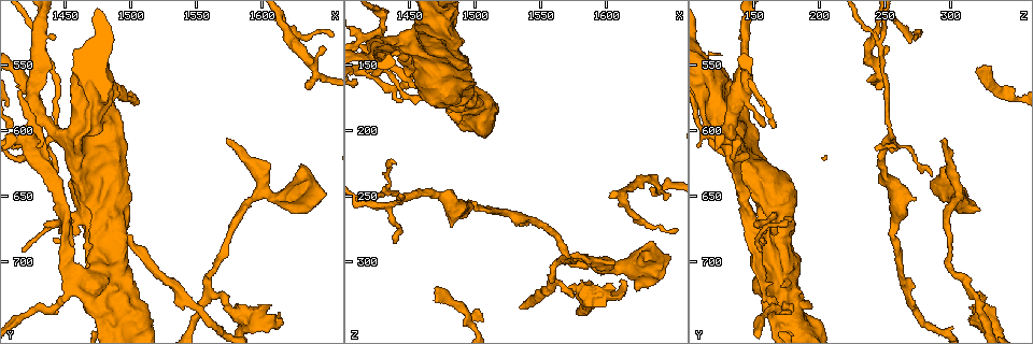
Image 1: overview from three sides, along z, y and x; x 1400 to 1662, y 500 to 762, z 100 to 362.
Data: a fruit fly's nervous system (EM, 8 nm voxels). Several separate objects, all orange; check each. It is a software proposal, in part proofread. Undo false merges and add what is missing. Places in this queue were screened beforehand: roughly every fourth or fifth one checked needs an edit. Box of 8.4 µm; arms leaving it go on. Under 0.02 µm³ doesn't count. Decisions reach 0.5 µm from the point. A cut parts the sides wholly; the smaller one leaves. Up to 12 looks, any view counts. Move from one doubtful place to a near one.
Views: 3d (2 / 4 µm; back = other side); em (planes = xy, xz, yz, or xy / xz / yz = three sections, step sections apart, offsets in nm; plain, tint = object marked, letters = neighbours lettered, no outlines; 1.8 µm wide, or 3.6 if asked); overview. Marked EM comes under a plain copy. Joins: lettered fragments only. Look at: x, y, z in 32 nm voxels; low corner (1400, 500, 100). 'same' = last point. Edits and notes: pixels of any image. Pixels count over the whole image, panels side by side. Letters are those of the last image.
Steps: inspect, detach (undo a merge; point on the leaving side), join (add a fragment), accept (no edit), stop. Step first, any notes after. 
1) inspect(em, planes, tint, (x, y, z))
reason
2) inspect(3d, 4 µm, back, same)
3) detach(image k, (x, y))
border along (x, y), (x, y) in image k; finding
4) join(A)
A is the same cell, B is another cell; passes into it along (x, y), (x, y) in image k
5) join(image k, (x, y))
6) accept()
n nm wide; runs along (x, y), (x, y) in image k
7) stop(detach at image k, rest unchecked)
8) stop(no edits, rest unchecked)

inspect(em, yz, step 4, tint, (1444, 604, 252))
three arms meet

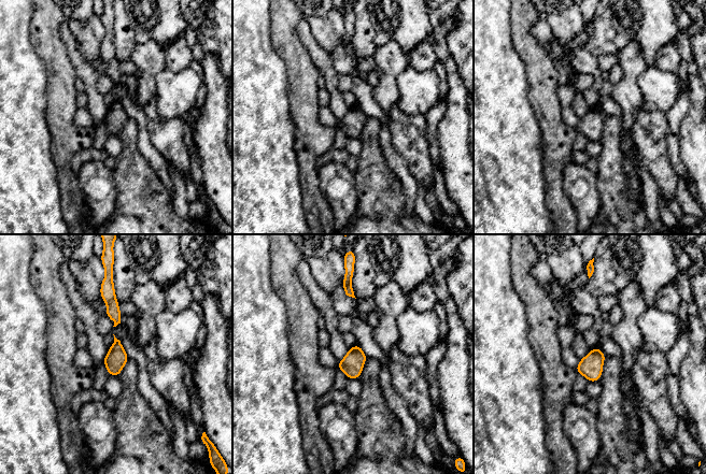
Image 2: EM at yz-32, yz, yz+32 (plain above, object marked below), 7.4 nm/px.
inspect(em, planes, letters, same)
another direction

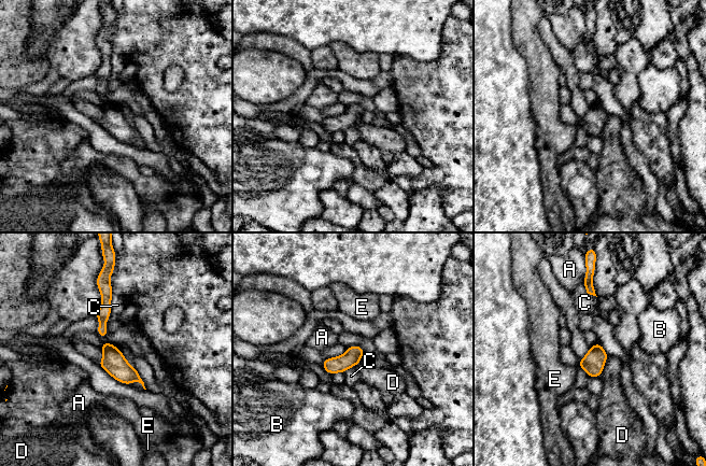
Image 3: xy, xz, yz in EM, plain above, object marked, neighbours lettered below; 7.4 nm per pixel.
accept()
A, B, C, D and E are other cells; border along (113, 295), (111, 298), (110, 315) in image 3; one neuron here

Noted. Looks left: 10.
inspect(em, xy, step 4, tint, (1494, 670, 258))
thick turns thin

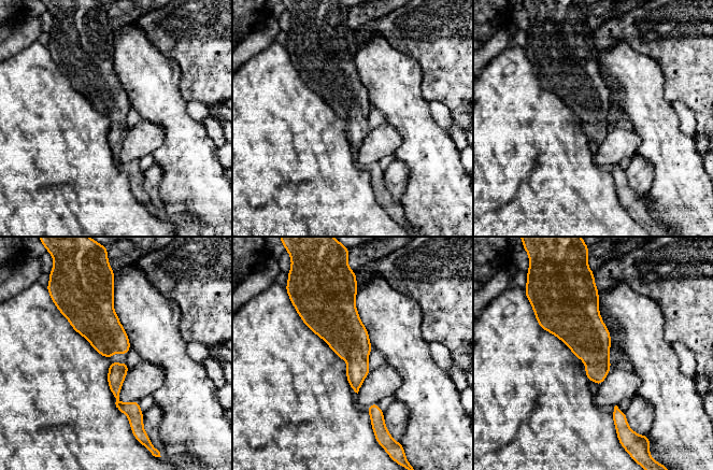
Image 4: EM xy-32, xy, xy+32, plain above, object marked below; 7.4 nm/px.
inspect(em, xy, step 4, letters, same)

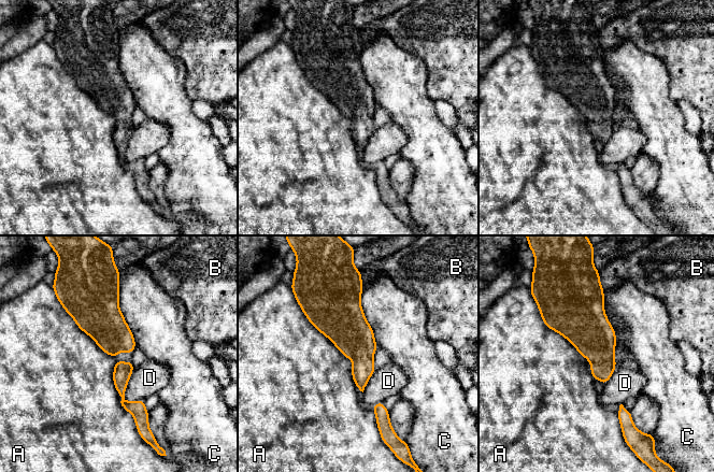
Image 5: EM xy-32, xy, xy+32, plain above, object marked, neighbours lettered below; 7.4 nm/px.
accept()
260 nm wide; A, B, C and D are other cells; runs along (95, 296), (112, 334), (123, 399), (140, 416) in image 5; all the same neuron

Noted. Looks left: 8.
inspect(3d, 4 µm, (1430, 592, 134))
thick turns thin

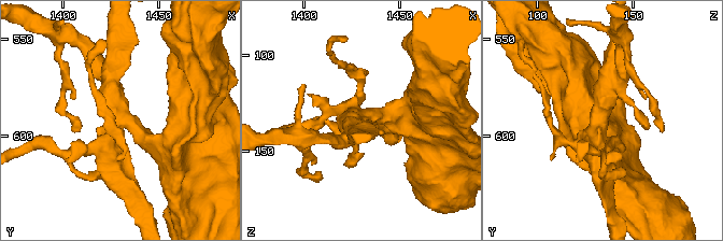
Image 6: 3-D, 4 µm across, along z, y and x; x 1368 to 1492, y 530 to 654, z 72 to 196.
inspect(em, planes, letters, (1430, 591, 133))
need the tissue

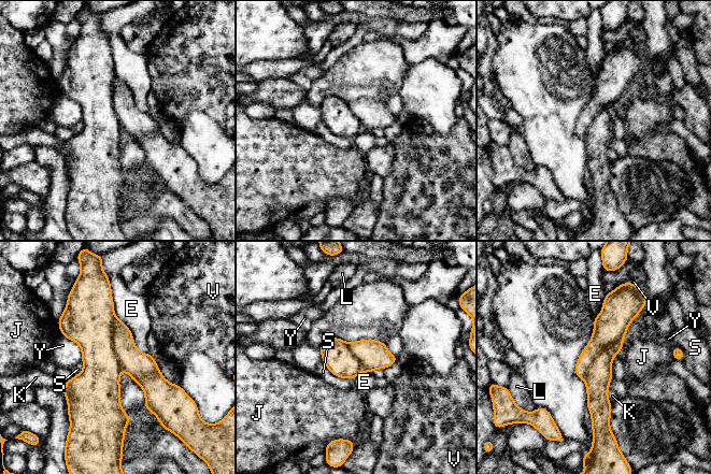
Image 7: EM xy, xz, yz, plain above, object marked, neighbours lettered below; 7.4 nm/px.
detach(image 7, (88, 320))
260 nm wide; E, J, K, L, S, V and Y are other cells; border along (115, 317), (113, 350), (122, 369) in image 7; a second neuron is stuck on

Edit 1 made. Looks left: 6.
inspect(3d, 4 µm, (1462, 676, 166))
free end

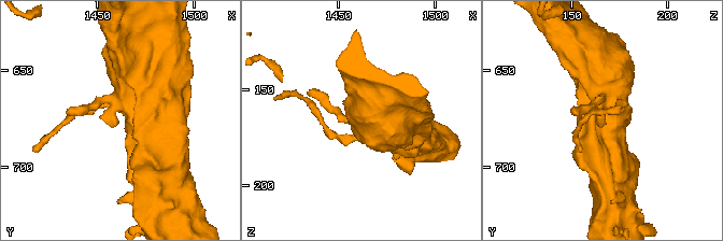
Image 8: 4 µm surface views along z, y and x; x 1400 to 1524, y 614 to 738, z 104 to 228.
inspect(em, 3.6 µm, xz, step 4, tint, (1461, 677, 165))

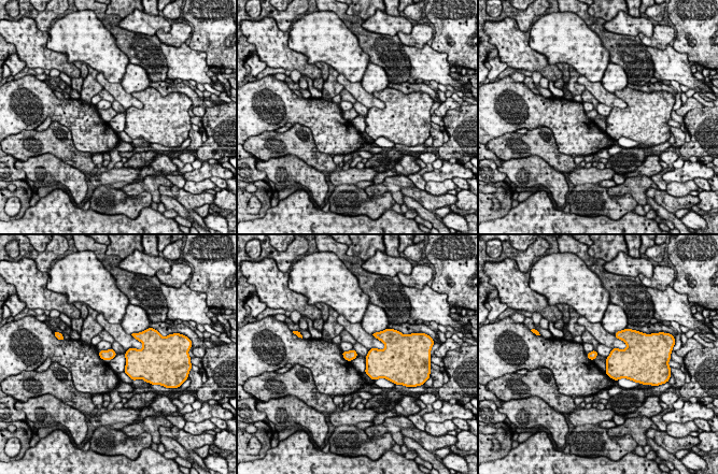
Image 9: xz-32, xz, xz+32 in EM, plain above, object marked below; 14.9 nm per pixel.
inspect(em, 3.6 µm, planes, letters, same)
another direction

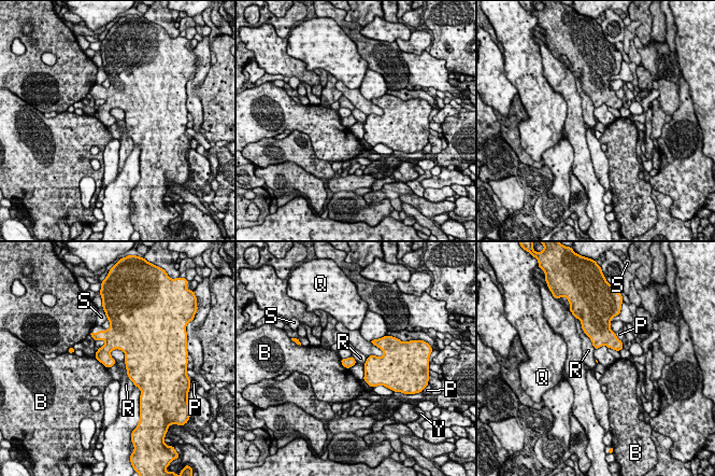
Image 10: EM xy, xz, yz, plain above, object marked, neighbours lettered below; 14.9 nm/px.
accept()
R touches over 420 nm; B, P, Q, R, S and Y are other cells; none of them fits

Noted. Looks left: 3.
inspect(em, xz, step 4, tint, (1572, 606, 296))
an open end

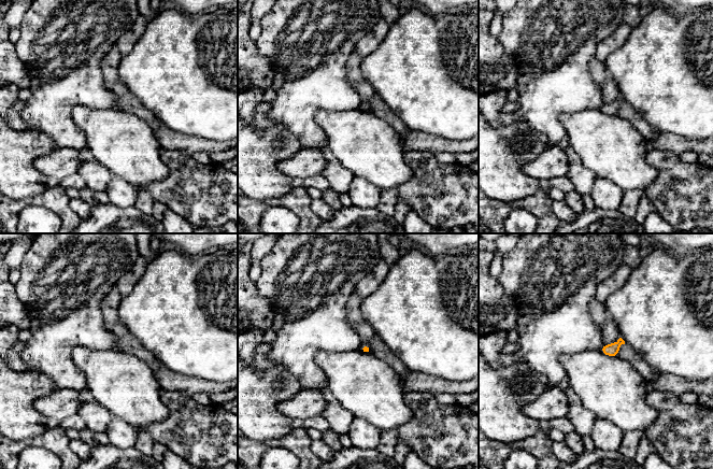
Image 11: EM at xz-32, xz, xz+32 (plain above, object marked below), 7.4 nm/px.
inspect(em, planes, letters, same)

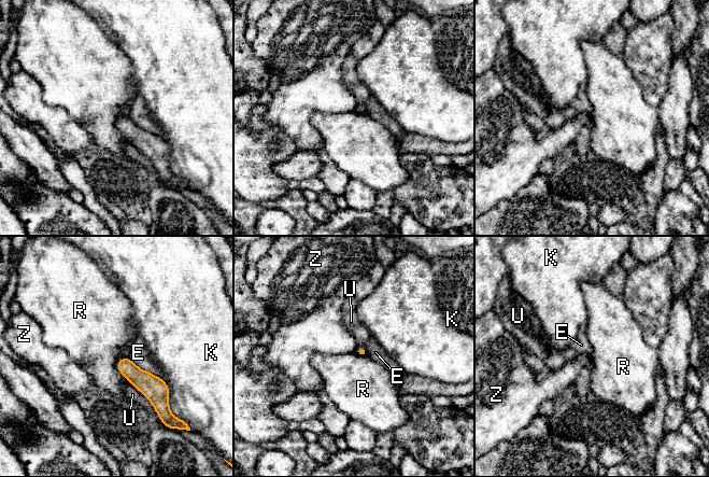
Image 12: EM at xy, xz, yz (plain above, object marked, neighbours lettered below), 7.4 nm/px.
accept()
U touches over 340 nm; E, K, R, U and Z are other cells; border along (121, 358), (117, 369), (130, 381) in image 12; no lettered fragment goes on from it

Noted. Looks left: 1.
stop(detach at image 7, rest unchecked)

